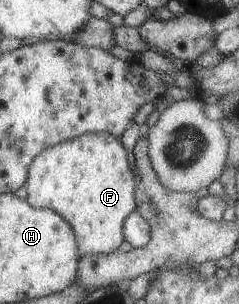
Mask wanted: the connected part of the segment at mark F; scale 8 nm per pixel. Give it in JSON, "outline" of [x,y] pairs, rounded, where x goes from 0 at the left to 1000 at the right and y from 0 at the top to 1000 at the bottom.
{"outline":[[[360,434],[310,457],[251,464],[218,484],[192,484],[117,543],[105,602],[117,638],[105,661],[117,674],[201,681],[213,694],[234,694],[268,720],[268,730],[285,734],[310,770],[326,845],[368,836],[452,836],[494,822],[519,793],[510,734],[544,701],[565,694],[573,589],[561,563],[536,546],[527,493],[506,477],[502,457],[435,434]]]}

